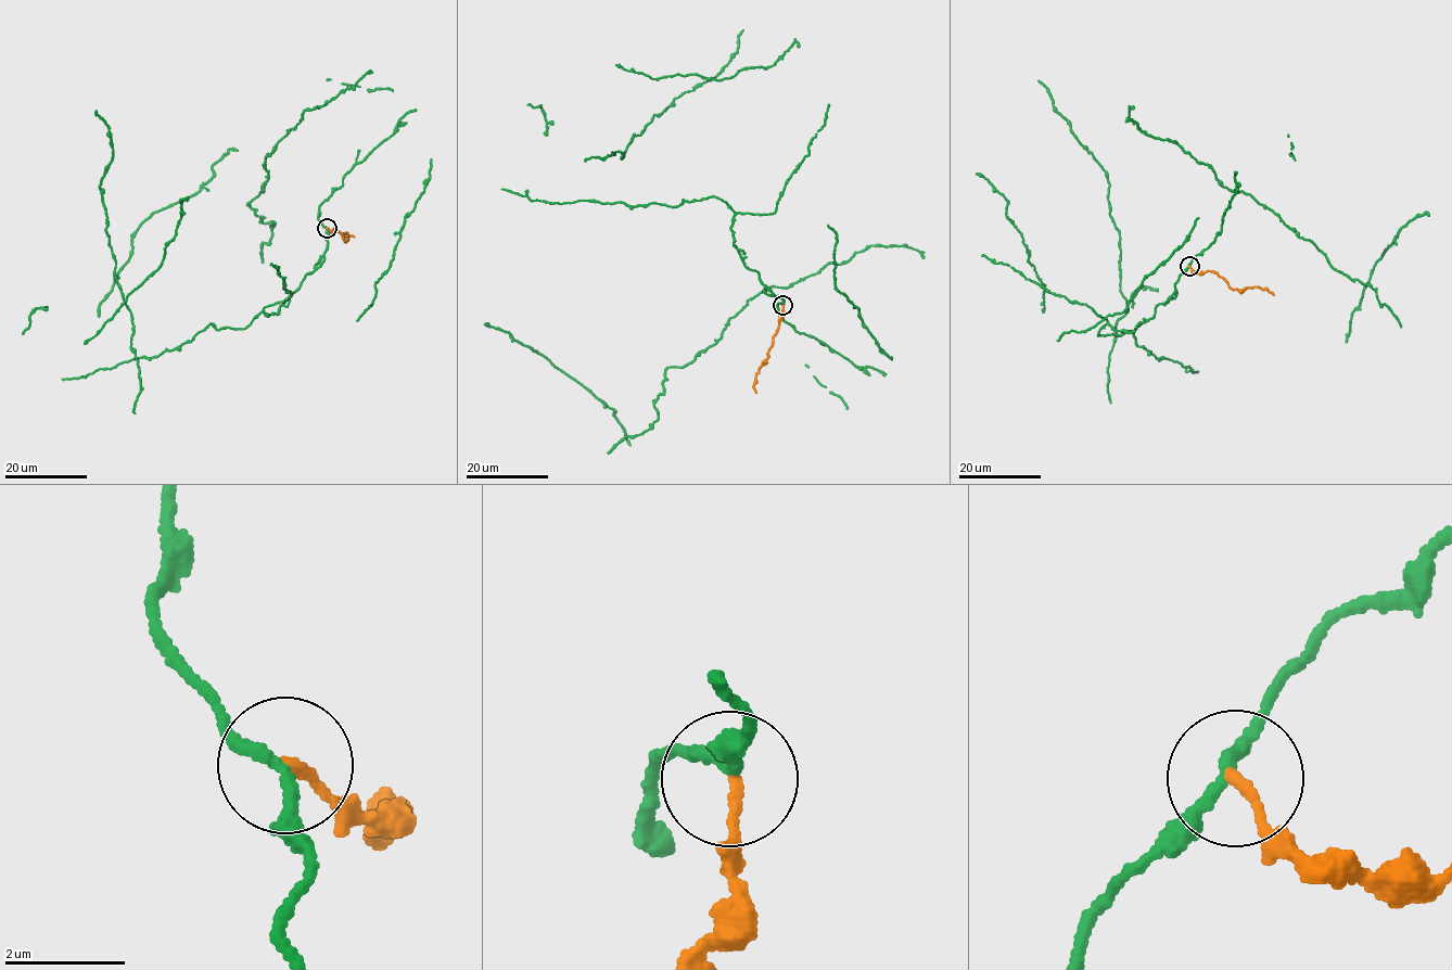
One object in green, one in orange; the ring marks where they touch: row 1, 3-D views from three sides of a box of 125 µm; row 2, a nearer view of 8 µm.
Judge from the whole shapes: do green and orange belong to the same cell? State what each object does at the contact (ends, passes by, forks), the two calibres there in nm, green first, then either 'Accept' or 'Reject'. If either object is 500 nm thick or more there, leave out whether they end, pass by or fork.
At the ring green passes by. At the ring orange ends. Thickness 200 nm (green) against 170 nm. Reject

